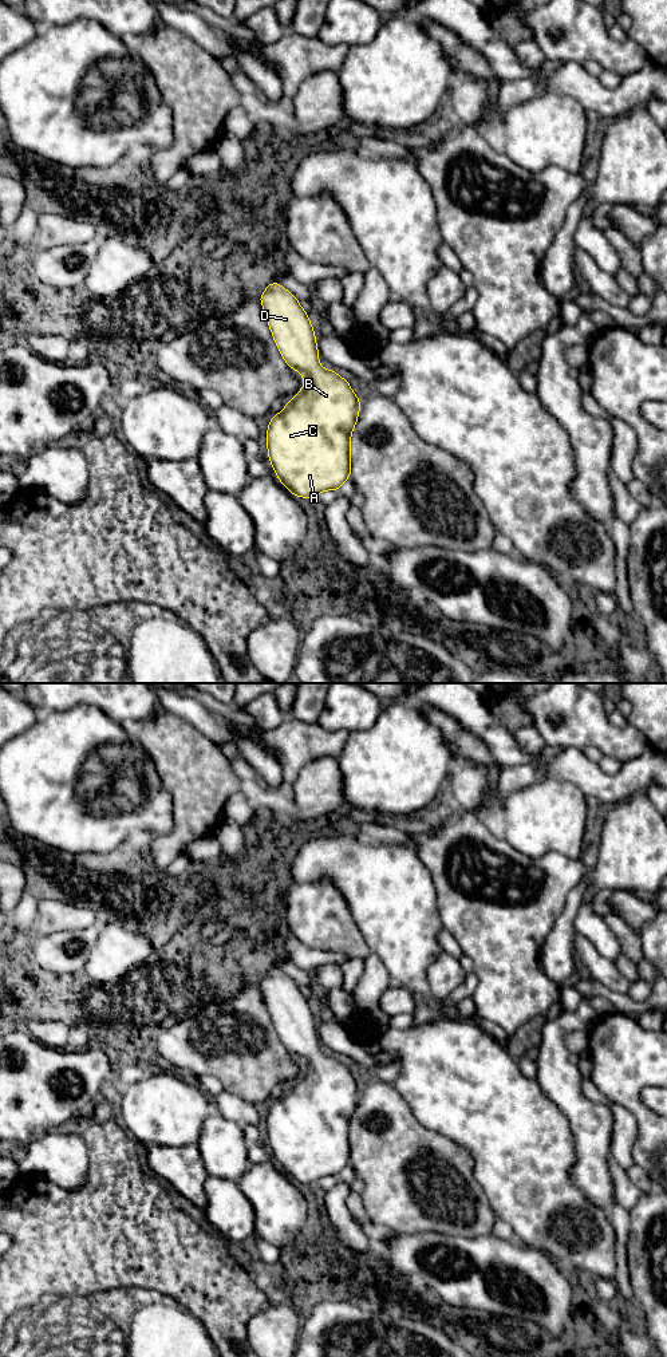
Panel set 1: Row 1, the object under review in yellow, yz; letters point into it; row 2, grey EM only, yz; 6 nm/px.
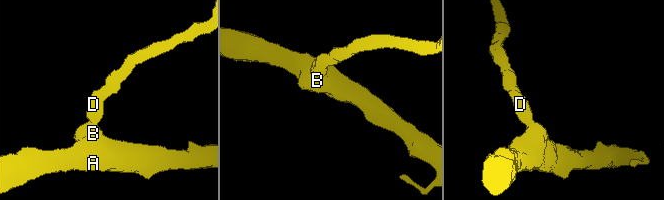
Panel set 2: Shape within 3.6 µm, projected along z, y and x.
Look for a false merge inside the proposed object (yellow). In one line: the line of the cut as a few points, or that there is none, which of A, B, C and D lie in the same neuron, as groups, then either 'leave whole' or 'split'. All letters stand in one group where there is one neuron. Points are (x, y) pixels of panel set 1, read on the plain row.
cut none; groups A B C D; leave whole

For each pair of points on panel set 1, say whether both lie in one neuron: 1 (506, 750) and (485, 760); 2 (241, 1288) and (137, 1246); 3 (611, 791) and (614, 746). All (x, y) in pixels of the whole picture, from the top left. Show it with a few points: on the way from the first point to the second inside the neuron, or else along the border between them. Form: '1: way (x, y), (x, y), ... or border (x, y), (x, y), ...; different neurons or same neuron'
1: border (472, 733), (484, 744), (500, 766); different neurons
2: way (216, 1288), (192, 1266), (162, 1249); same neuron
3: border (647, 746), (642, 753), (624, 764); different neurons

